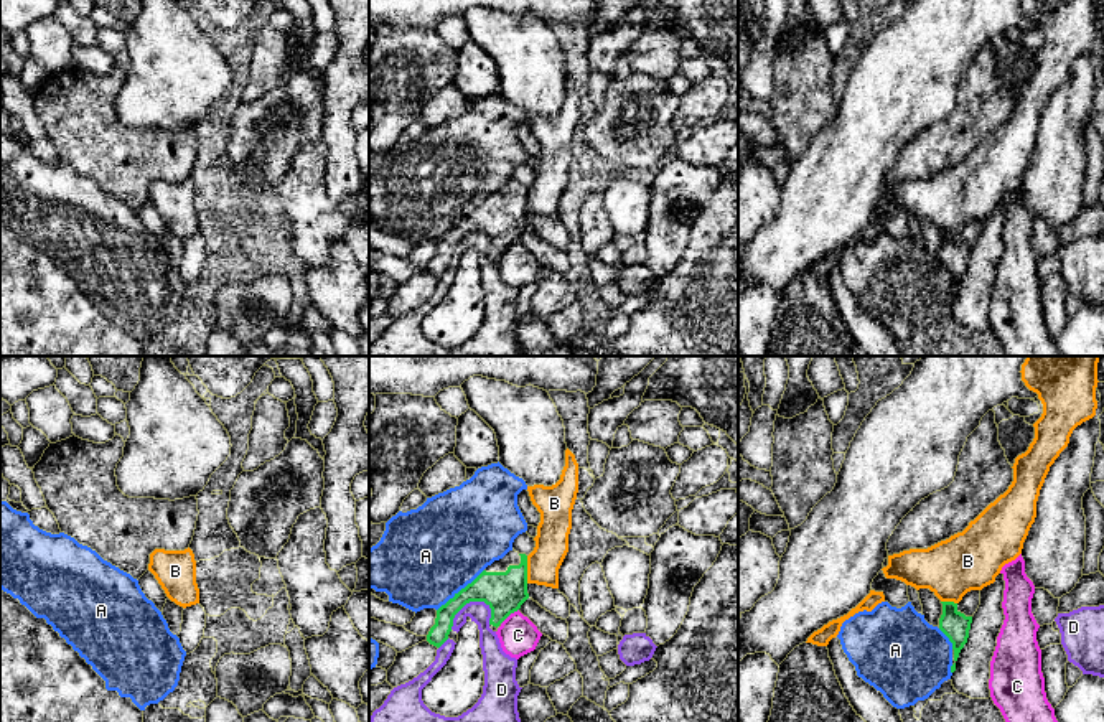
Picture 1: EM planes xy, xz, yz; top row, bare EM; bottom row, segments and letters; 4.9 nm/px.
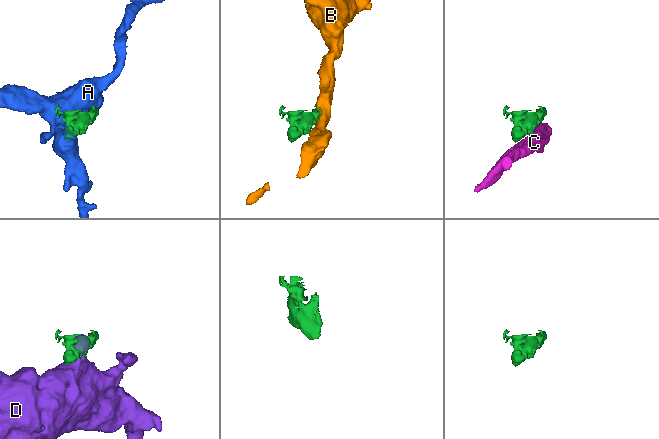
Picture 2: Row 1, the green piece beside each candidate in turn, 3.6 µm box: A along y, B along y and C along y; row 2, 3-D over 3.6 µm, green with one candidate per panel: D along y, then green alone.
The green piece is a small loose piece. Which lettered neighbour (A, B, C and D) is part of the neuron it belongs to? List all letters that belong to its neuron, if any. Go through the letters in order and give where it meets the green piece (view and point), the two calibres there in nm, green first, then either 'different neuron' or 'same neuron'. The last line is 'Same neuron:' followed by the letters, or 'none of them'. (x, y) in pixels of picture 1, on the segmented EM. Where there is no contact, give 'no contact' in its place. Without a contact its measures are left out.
A: meets green in xz at (462, 589); 200 nm thick on the green side, 460 nm on the other; different neuron
B: meets green in xz at (526, 569); 200 nm thick on the green side, 160 nm on the other; different neuron
C: meets green in xz at (508, 615); 200 nm thick on the green side, 190 nm on the other; different neuron
D: meets green in xz at (465, 604); 200 nm thick on the green side, 100 nm on the other; different neuron
Same neuron: none of them

